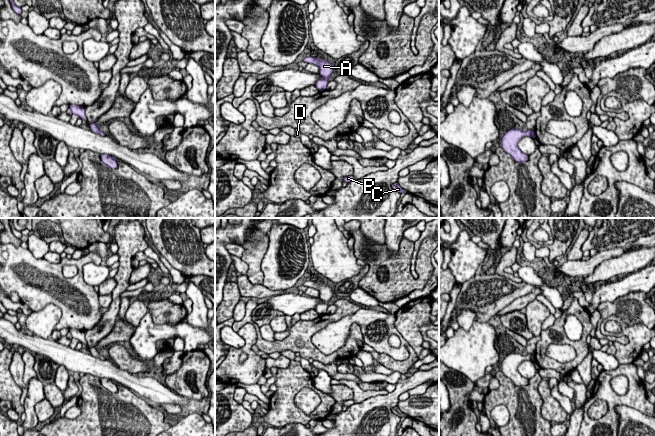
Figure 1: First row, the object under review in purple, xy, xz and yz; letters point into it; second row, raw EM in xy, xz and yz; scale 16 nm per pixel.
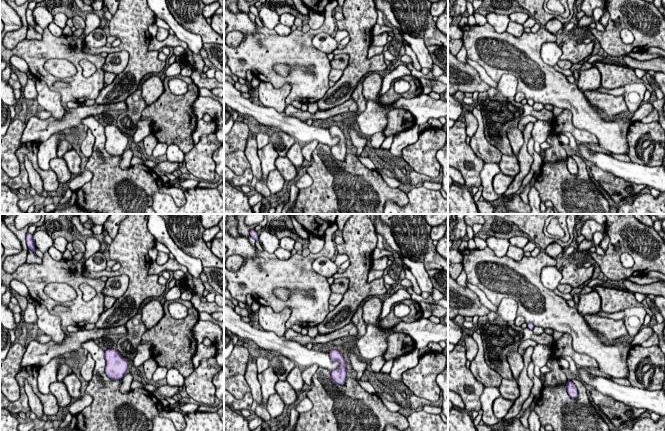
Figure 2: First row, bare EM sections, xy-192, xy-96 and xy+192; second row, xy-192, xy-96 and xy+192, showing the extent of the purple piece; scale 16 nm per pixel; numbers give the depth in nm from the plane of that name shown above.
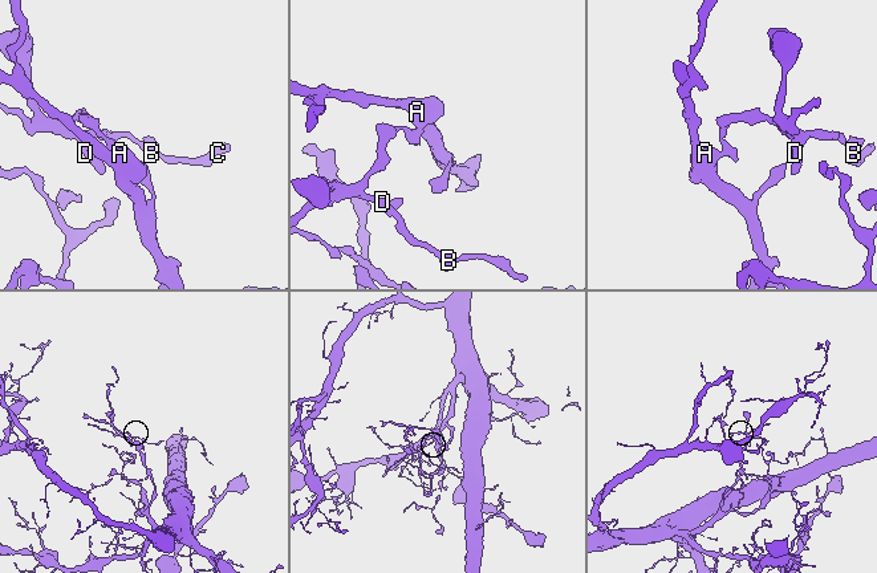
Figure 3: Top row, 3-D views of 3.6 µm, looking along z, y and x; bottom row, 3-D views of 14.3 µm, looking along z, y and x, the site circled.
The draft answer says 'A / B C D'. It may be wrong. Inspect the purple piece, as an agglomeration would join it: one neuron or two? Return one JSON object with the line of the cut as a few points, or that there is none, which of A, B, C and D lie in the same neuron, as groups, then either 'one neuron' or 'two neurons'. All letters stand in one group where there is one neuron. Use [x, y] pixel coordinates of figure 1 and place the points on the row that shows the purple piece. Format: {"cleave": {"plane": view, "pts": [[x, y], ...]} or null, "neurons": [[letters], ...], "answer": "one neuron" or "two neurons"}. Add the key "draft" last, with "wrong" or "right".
{"cleave": null, "neurons": [["A", "B", "C", "D"]], "answer": "one neuron", "draft": "wrong"}

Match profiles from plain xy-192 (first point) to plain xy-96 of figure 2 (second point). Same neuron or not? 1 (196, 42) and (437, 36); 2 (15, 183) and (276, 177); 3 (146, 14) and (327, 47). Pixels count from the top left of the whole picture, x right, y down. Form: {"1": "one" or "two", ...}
{"1": "two", "2": "one", "3": "two"}

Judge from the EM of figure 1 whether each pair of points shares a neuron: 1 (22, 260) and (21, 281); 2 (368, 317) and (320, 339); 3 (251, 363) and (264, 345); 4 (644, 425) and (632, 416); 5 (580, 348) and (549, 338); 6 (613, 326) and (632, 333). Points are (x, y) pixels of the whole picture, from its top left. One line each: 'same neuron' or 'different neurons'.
1: same neuron
2: same neuron
3: different neurons
4: same neuron
5: same neuron
6: different neurons

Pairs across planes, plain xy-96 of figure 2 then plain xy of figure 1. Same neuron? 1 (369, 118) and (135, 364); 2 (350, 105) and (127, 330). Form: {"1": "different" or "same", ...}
{"1": "different", "2": "same"}

